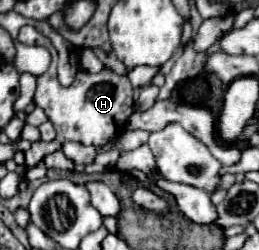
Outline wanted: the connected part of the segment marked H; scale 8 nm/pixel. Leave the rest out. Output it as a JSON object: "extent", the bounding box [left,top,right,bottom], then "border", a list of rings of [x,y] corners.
{"extent":[18,25,134,147],"border":[[[24,25],[20,29],[18,41],[22,41],[24,45],[42,45],[51,53],[52,60],[48,72],[37,78],[34,103],[46,111],[48,119],[56,127],[56,135],[60,141],[78,141],[82,145],[102,147],[124,131],[128,117],[134,111],[132,85],[128,77],[116,75],[110,69],[102,69],[100,73],[80,71],[70,87],[62,87],[56,78],[57,51],[50,45],[50,41],[32,25]]]}

